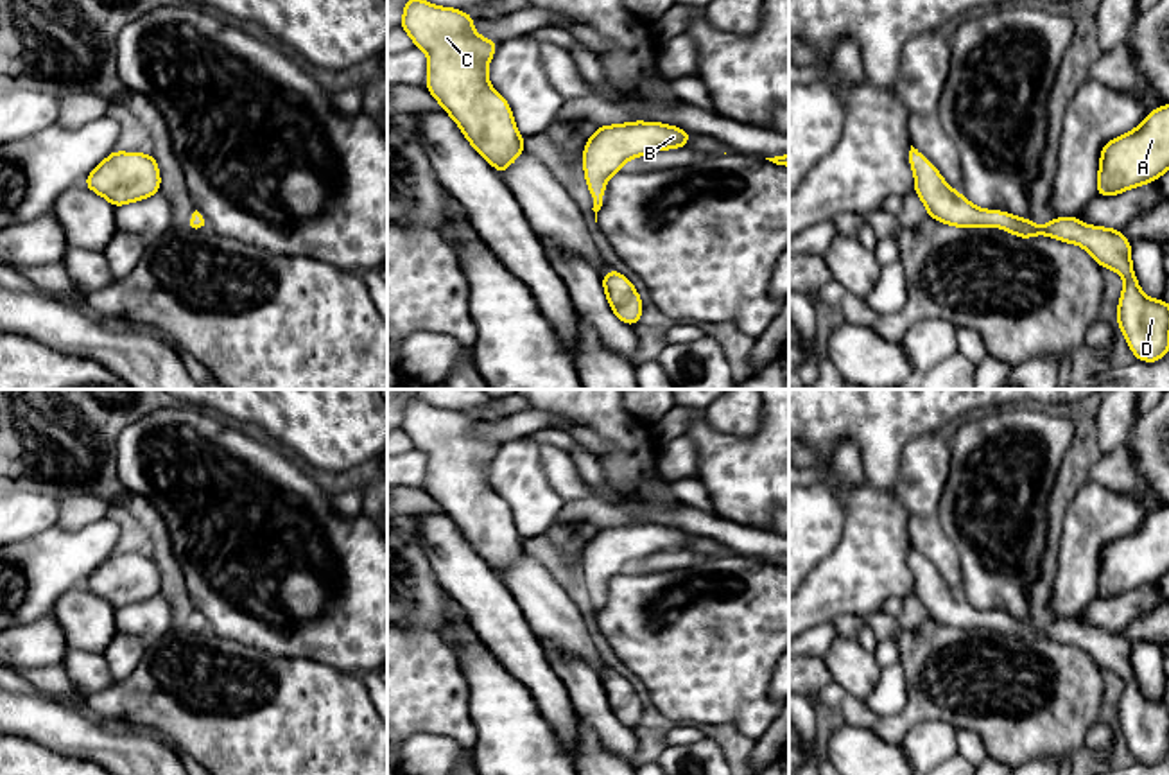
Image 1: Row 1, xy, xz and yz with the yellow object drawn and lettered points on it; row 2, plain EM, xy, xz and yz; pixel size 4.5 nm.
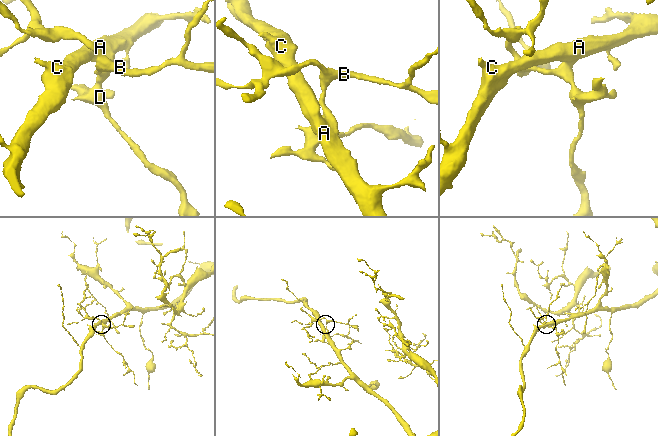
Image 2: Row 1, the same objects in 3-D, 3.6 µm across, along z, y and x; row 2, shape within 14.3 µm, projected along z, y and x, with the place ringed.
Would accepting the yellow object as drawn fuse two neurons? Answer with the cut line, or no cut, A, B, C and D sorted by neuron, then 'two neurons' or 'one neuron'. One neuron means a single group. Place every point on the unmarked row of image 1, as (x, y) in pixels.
no cut; A B C D; one neuron

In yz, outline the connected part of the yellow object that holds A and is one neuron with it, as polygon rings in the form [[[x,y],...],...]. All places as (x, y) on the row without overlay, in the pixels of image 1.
[[[1169,506],[1155,509],[1139,529],[1104,545],[1097,597],[1108,599],[1169,572]]]

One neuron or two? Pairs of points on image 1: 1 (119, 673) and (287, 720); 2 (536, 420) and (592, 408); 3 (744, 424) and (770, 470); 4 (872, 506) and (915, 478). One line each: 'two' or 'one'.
1: two
2: two
3: two
4: two

